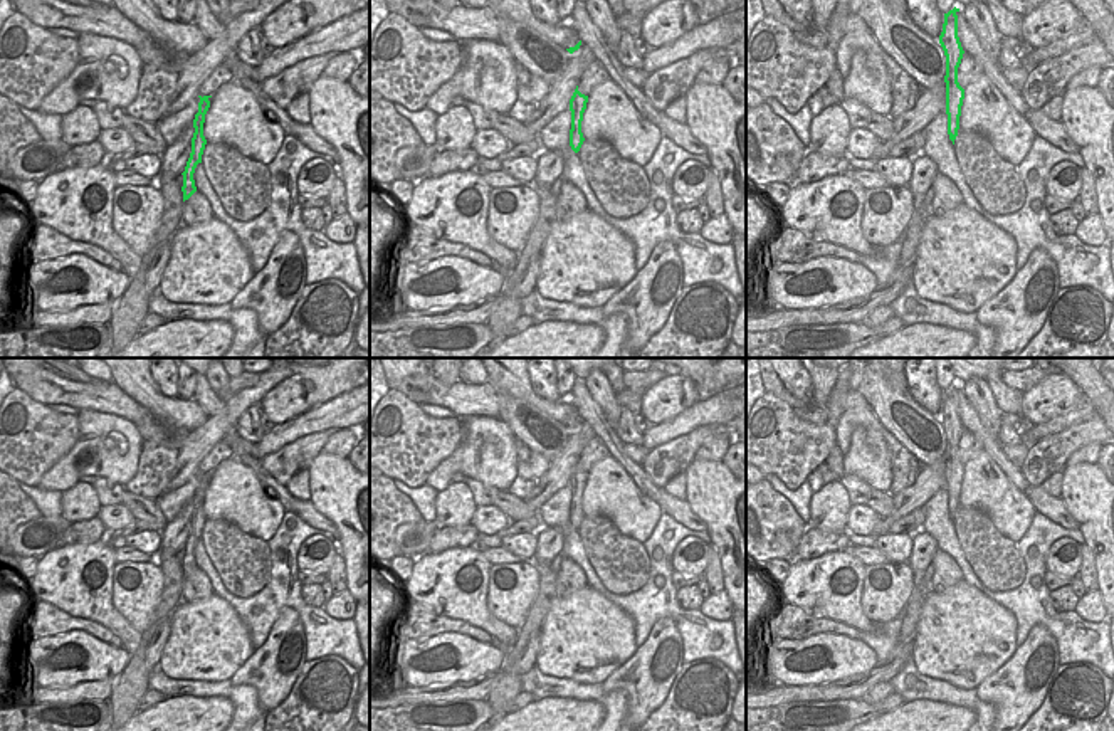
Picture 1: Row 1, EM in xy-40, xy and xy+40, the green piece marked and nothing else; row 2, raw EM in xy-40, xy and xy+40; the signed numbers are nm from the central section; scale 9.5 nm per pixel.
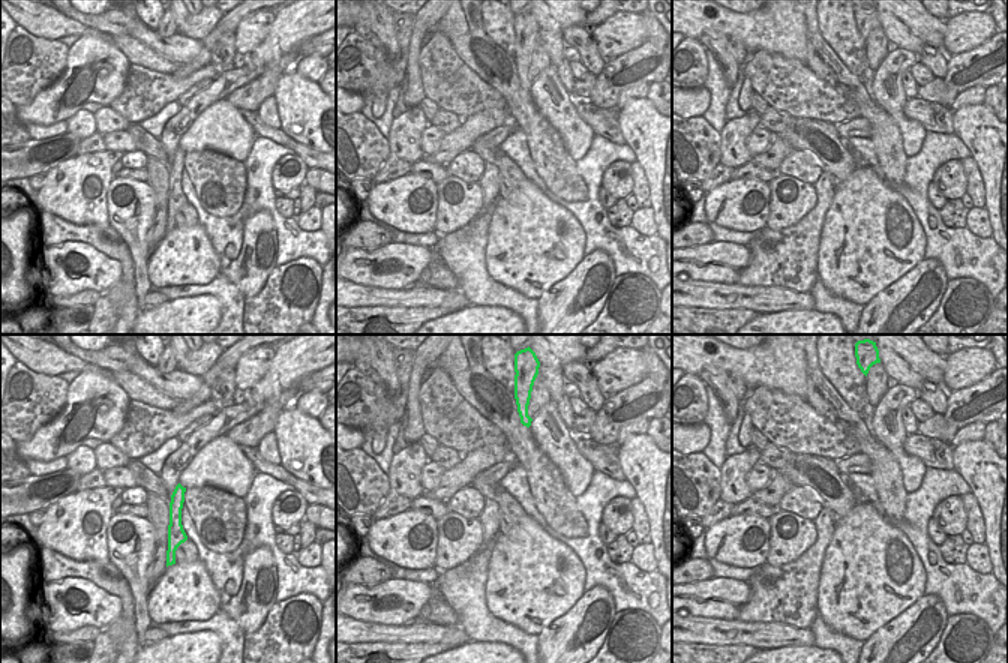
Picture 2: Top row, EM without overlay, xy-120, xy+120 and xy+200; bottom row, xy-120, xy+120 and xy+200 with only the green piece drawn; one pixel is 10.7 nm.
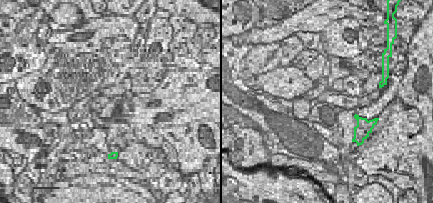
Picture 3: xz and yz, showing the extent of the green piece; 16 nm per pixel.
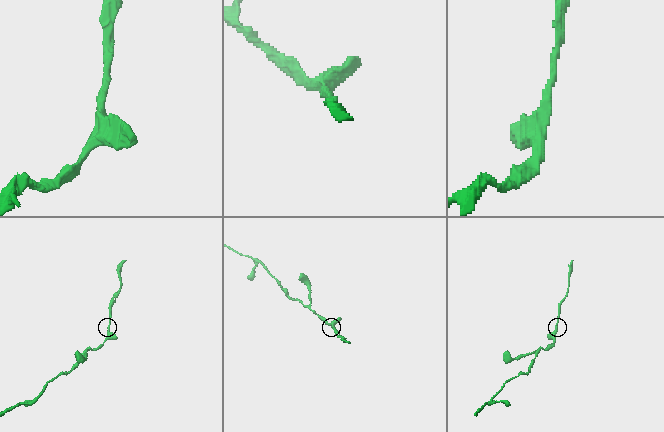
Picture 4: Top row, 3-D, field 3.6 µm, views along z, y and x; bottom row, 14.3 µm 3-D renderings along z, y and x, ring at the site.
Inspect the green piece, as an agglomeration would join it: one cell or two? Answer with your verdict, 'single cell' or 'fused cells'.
single cell

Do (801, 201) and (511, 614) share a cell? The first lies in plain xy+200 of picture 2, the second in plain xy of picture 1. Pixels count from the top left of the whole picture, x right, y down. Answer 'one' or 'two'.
one

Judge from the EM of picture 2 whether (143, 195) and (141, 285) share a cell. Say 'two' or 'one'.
one

